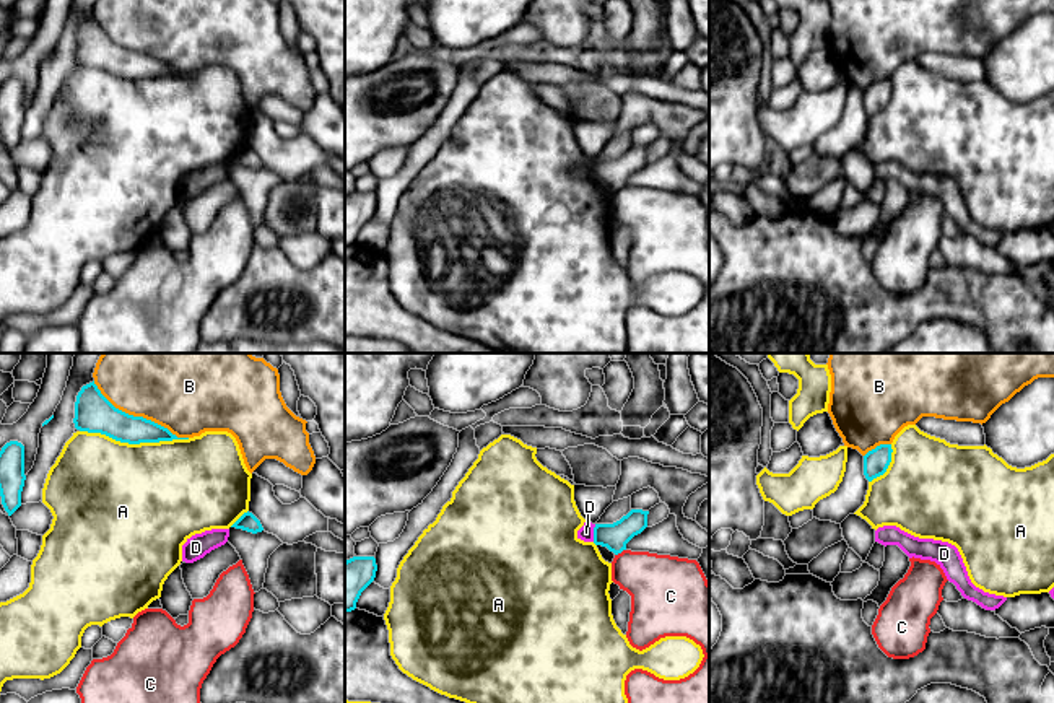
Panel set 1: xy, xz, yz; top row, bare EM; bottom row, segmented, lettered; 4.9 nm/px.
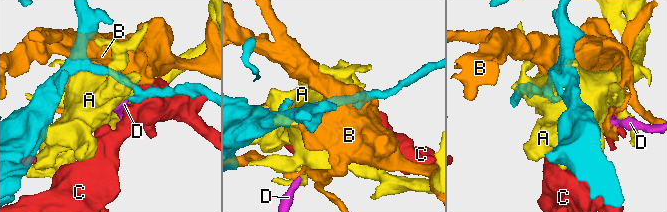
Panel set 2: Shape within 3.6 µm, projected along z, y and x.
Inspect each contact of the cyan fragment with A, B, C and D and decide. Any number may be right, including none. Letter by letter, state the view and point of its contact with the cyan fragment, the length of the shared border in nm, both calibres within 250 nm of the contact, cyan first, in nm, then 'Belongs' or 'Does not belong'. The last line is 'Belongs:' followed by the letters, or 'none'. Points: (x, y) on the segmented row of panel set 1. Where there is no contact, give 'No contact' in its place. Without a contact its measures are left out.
A: Touches cyan at xy (135, 443). Shared border 550 nm. Thickness 190 nm (cyan) against 500 nm. Does not belong
B: Touches cyan at xy (139, 417). Shared border 550 nm. Thickness 190 nm (cyan) against 480 nm. Does not belong
C: Touches cyan at xz (620, 552). Shared border 70 nm. Thickness 130 nm (cyan) against 300 nm. Does not belong
D: Touches cyan at xz (594, 532). Shared border 90 nm. Thickness 130 nm (cyan) against 80 nm. Does not belong
Belongs: none

